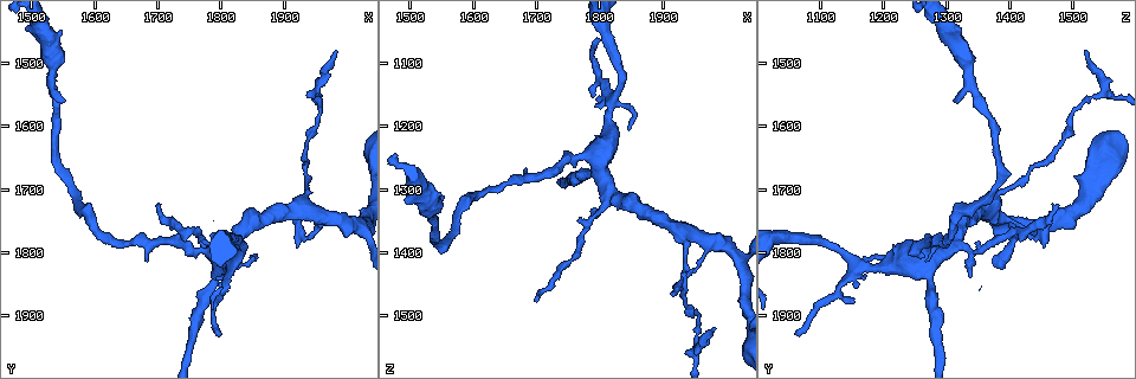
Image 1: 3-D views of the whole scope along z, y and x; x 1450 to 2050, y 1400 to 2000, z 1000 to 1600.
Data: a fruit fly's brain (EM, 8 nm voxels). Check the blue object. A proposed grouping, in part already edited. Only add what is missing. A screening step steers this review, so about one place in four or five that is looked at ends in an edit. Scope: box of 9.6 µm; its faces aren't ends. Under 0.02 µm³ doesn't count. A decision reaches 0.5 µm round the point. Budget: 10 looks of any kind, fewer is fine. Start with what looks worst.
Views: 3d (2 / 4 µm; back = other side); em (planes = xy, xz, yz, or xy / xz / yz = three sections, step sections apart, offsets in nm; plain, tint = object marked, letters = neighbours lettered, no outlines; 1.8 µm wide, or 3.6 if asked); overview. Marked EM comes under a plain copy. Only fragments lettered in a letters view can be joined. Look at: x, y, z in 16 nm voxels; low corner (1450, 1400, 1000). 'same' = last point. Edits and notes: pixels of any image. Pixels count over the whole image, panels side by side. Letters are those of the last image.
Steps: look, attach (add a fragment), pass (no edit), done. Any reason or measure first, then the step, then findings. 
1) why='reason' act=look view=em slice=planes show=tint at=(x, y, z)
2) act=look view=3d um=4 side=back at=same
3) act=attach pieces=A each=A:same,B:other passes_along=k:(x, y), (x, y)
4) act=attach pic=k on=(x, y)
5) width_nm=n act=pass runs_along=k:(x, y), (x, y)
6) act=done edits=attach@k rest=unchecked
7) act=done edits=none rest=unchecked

act=look view=3d um=4 at=(1700, 1725, 1480)

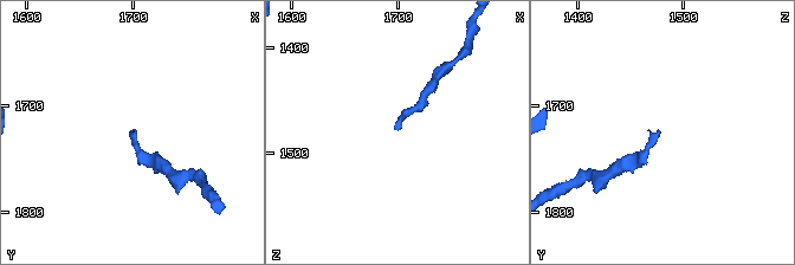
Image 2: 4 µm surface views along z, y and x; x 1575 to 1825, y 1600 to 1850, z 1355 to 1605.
act=look view=em slice=yz step=8 show=tint at=(1702, 1724, 1478)

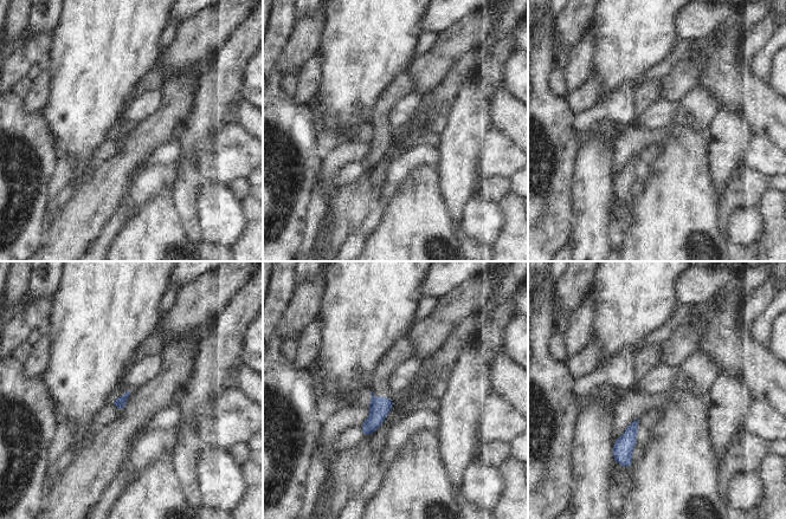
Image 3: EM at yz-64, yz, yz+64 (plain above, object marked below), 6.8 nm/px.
why='another direction' act=look view=em slice=planes show=letters at=same

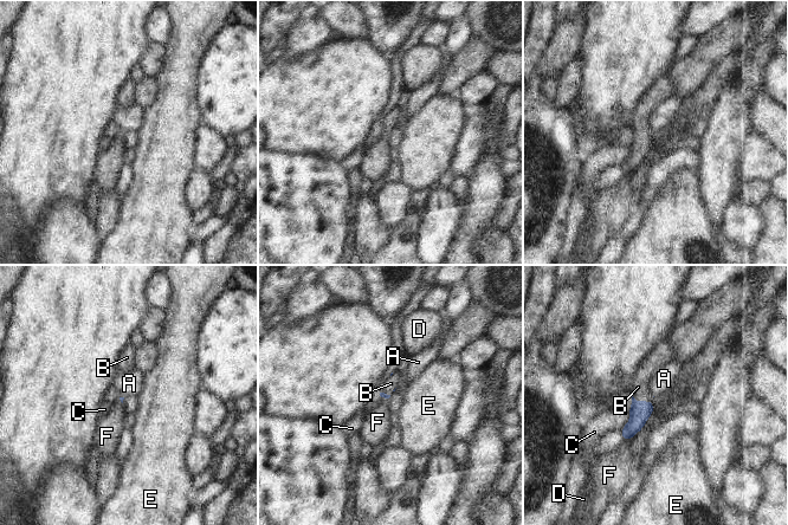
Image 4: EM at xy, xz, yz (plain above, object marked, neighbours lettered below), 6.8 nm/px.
act=attach pieces=B each=A:other,B:same,C:other,D:other,E:other,F:other passes_along=4:(639, 412), (641, 402), (638, 387) found='it goes on there'

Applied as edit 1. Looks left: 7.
why='branch stops here' act=look view=em slice=xz step=4 show=tint at=(1555, 1560, 1310)

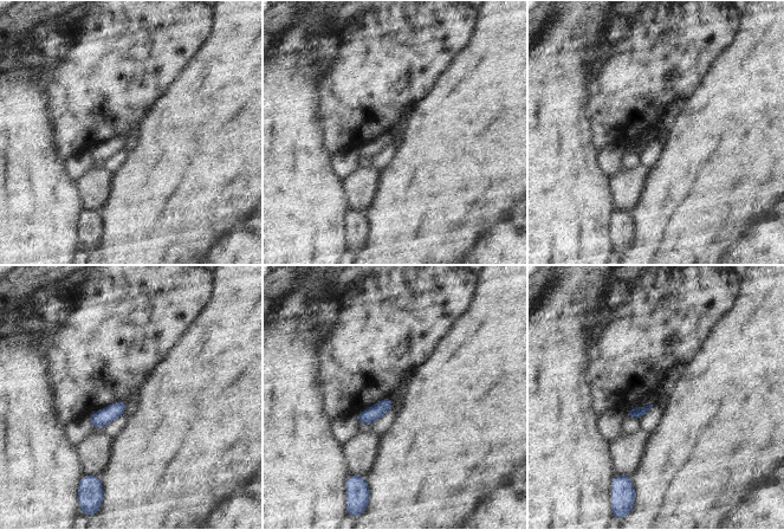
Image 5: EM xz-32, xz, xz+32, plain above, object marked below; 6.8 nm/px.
act=look view=em slice=planes show=letters at=same

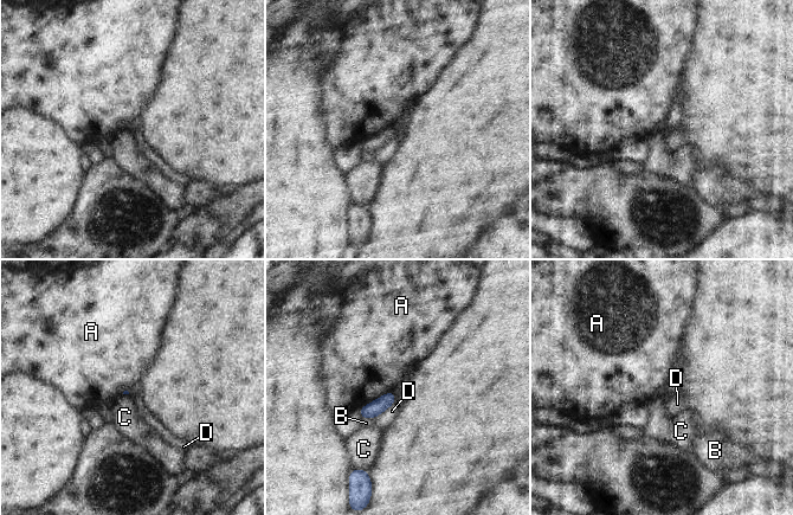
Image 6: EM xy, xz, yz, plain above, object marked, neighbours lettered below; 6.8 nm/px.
act=pass each=A:other,B:other,C:other,D:other border=6:(394, 392), (387, 392), (359, 410) found='none of them fits'

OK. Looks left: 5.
why='branch stops here' act=look view=em slice=planes show=letters at=(1800, 1925, 1065)

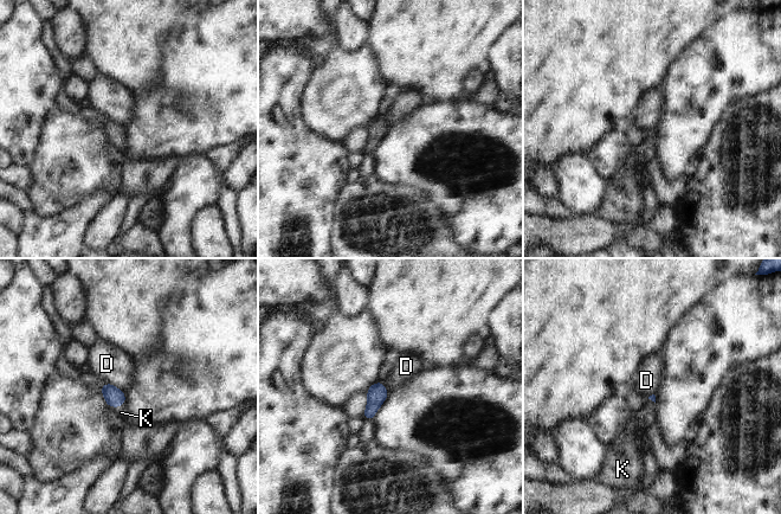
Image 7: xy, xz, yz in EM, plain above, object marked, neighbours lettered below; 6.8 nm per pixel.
act=attach pieces=K each=D:other,K:same passes_along=7:(114, 397), (117, 408), (121, 412) found='it goes on there'

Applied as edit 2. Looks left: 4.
why='see it whole again' act=look view=overview

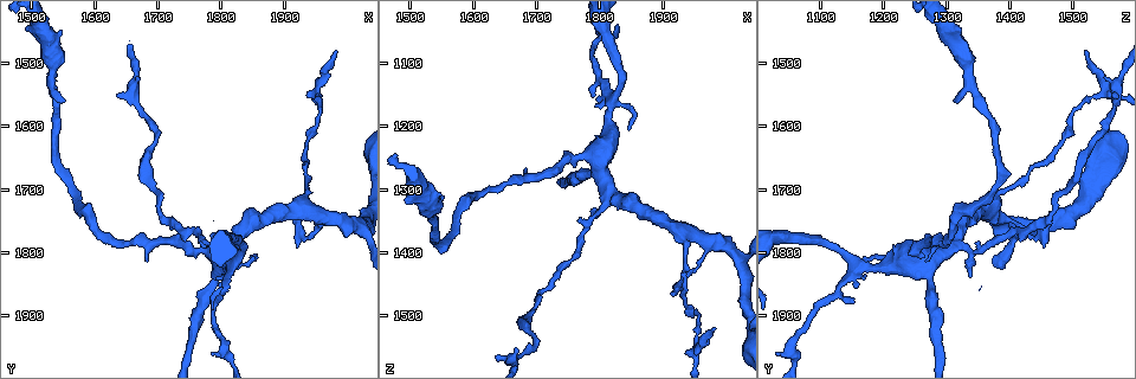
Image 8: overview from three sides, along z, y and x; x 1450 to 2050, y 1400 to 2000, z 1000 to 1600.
why='thick turns thin' act=look view=3d um=2 side=back at=(1825, 1780, 1315)

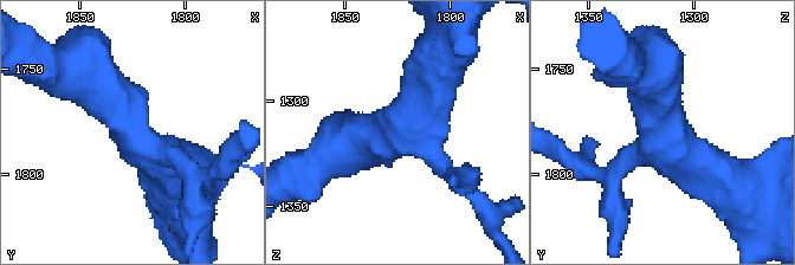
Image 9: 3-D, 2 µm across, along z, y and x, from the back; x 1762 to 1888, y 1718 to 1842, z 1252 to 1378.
why='now the EM' act=look view=em slice=xy step=4 show=tint at=(1826, 1777, 1314)

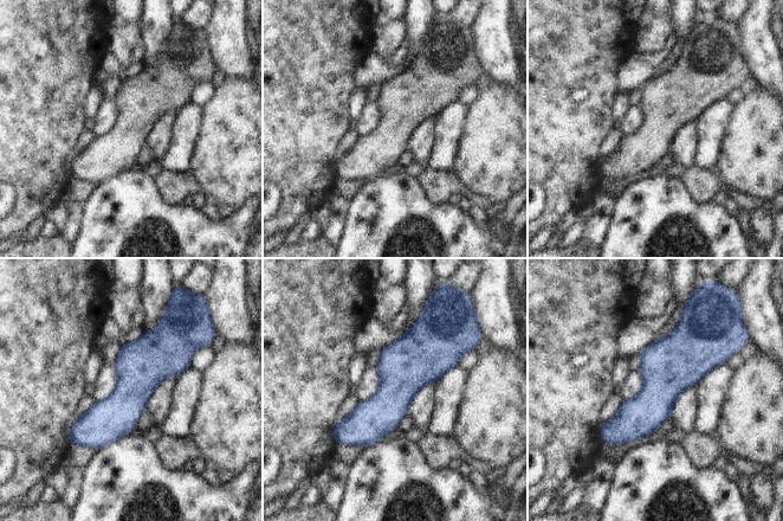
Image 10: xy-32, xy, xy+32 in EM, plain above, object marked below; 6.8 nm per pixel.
act=look view=em slice=planes show=letters at=same

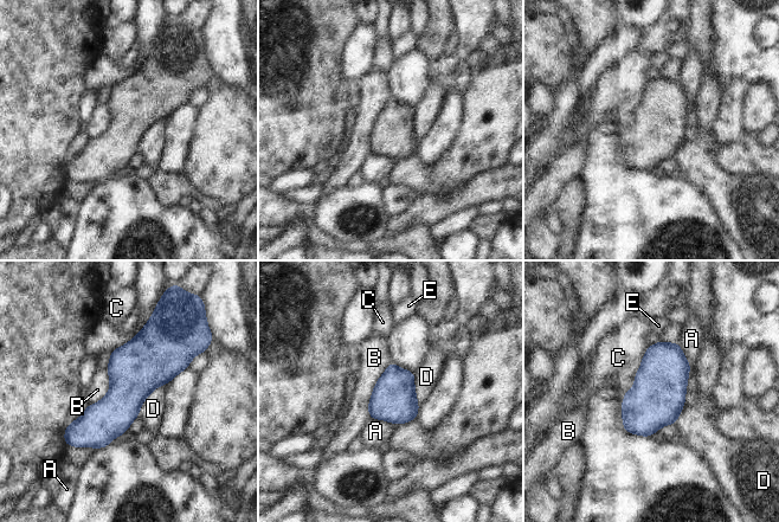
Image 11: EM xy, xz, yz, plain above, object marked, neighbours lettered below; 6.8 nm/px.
width_nm=300 act=pass each=A:other,B:other,C:other,D:other,E:other border=11:(390, 361), (373, 390), (369, 418) found='no lettered fragment goes on from it'

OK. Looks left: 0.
act=done edits=attach@4,attach@7 rest=unchecked

